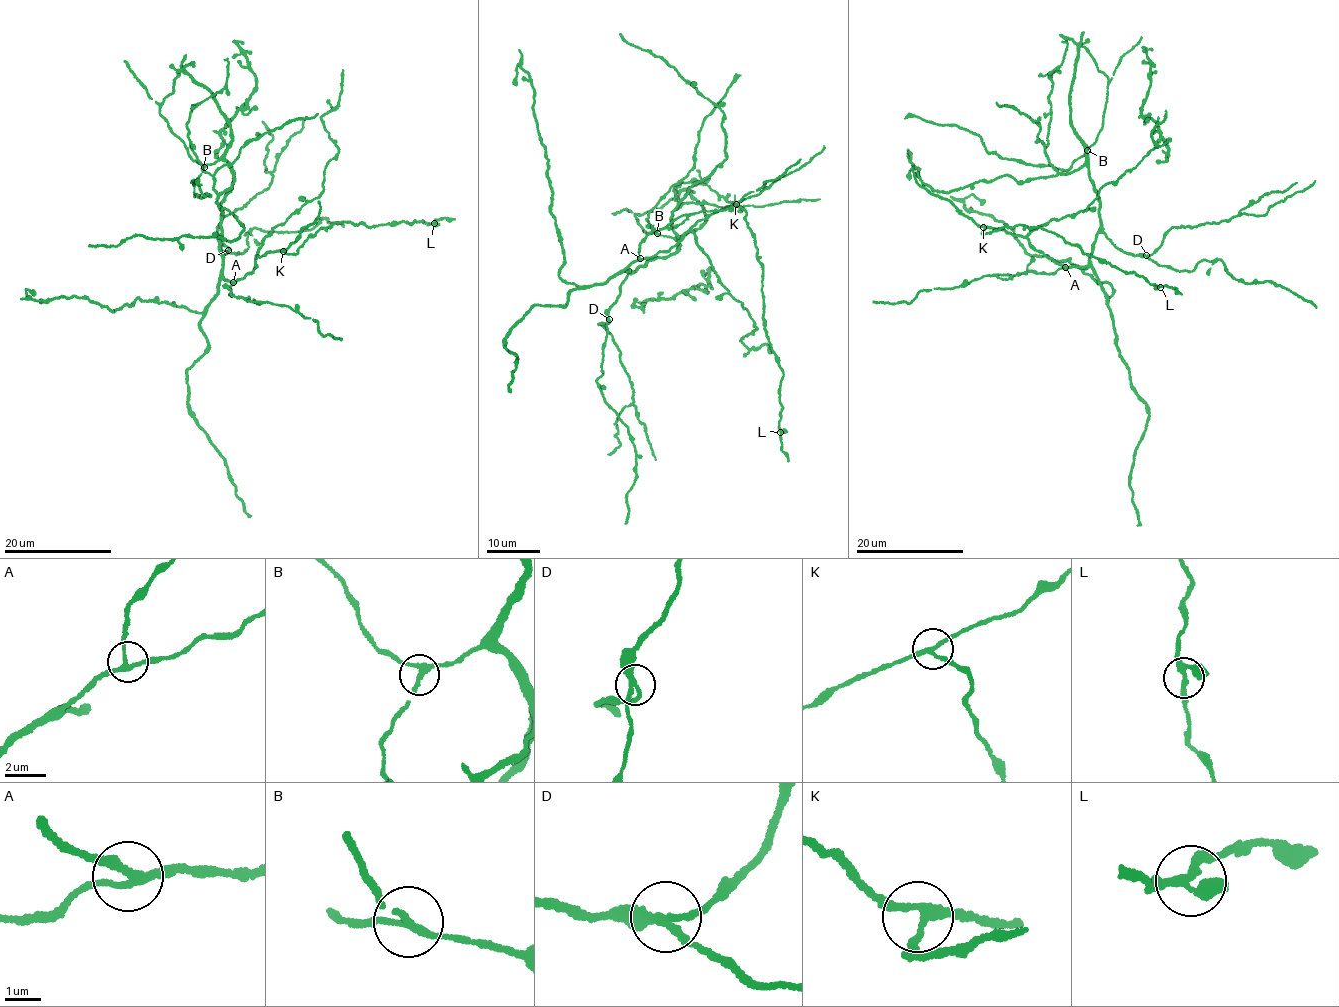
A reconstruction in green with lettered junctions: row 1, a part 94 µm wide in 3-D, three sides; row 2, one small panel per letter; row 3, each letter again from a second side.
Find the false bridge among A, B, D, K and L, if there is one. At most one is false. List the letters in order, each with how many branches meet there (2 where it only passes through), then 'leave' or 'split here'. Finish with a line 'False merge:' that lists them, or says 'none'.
A: branches 3; leave
B: branches 3; leave
D: branches 3; leave
K: branches 3; leave
L: branches 3; leave
False merge: none

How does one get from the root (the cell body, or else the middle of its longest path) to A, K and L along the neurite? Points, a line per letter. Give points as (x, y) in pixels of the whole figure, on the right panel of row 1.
A: (1090, 257), (1086, 266), (1065, 267)
K: (1090, 257), (1086, 266), (1062, 266), (1035, 249), (1024, 237), (1000, 229), (983, 227)
L: (1090, 257), (1086, 266), (1068, 267), (1024, 237), (991, 227), (981, 232), (1044, 228), (1160, 287)

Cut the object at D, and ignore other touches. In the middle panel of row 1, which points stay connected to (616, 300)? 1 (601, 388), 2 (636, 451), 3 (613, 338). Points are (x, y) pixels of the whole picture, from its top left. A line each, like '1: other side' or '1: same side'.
1: same side
2: same side
3: other side

